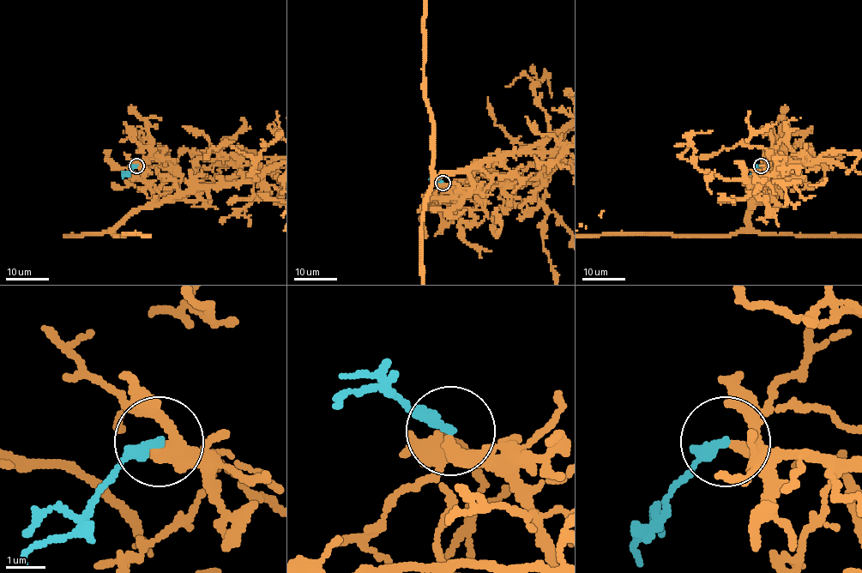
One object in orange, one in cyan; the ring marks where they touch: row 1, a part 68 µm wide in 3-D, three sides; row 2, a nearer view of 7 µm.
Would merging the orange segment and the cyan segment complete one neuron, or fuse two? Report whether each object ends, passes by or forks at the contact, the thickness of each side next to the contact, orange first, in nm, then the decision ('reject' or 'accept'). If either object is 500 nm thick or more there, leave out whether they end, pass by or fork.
orange passes by; cyan ends there; 260 nm thick on the orange side, 280 nm on the other; accept

